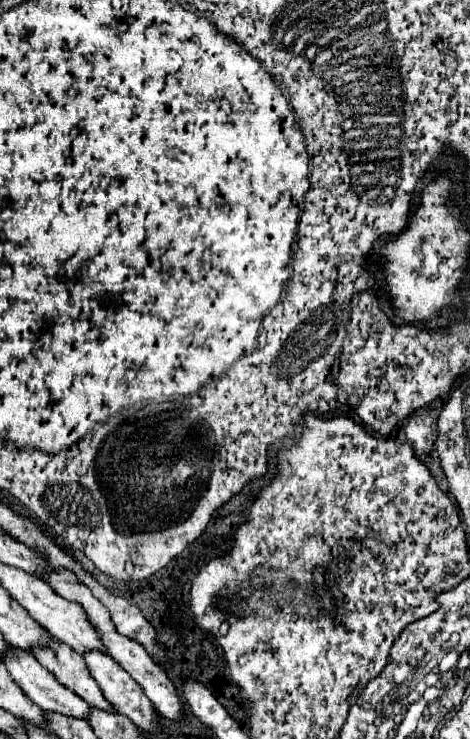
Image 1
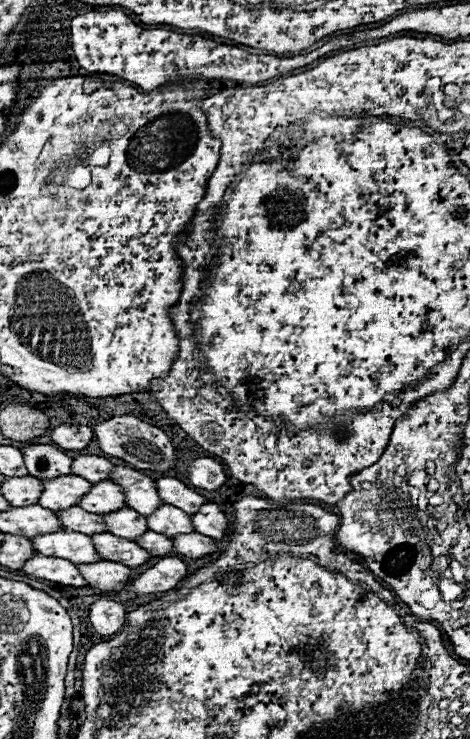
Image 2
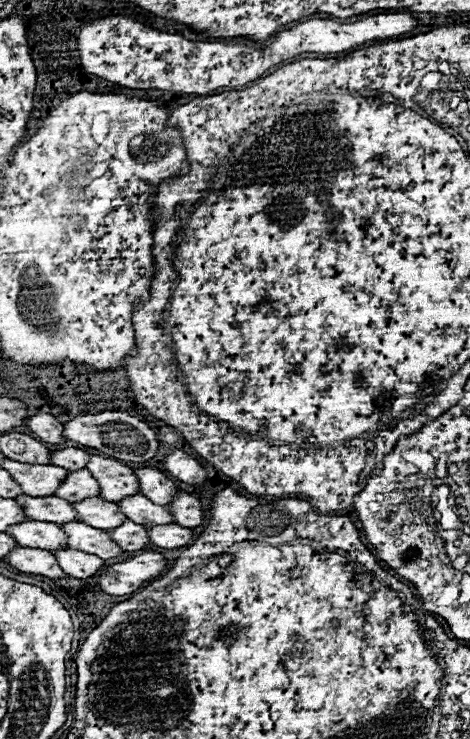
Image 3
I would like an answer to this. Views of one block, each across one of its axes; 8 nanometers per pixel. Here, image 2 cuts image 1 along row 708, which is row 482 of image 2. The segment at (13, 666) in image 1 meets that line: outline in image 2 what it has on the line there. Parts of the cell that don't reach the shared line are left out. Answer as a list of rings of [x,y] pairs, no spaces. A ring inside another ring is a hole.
[[[80,476],[42,480],[42,484],[44,484],[44,492],[38,504],[44,504],[44,508],[52,508],[56,512],[60,512],[60,508],[78,506],[82,496],[86,496],[92,488],[92,484]]]

